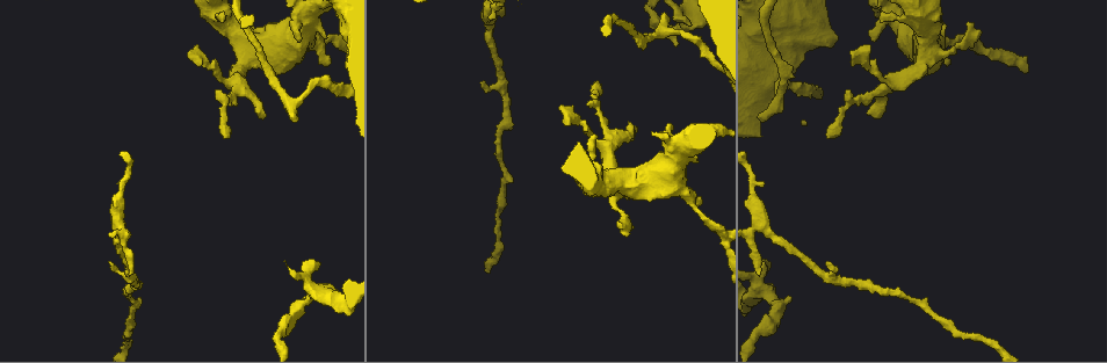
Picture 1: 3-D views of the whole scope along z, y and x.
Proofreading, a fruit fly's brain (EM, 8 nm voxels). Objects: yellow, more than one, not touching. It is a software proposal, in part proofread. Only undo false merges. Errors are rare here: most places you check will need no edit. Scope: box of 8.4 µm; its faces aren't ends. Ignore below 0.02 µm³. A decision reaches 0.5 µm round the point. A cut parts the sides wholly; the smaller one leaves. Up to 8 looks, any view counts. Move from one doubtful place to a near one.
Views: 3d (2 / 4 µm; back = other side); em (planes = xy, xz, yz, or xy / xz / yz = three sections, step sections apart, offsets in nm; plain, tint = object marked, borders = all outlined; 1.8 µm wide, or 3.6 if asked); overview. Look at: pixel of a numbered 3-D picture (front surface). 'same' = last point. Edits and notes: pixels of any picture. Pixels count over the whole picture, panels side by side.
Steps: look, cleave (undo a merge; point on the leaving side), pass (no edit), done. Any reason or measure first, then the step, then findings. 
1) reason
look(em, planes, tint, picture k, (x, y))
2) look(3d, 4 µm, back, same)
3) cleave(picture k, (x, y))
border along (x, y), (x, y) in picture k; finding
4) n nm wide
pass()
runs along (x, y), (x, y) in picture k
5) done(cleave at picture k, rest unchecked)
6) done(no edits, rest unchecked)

a fork
look(em, xz, step 16, tint, picture 1, (761, 293))

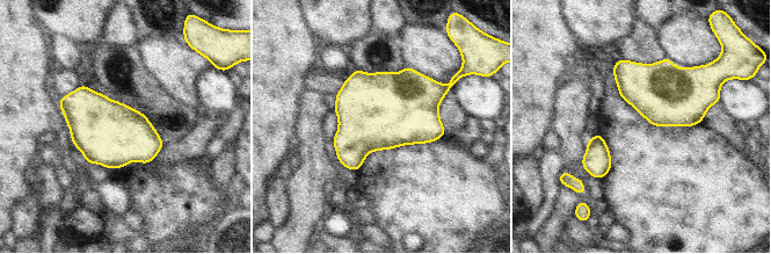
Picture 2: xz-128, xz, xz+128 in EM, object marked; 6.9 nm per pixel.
cut it another way
look(em, planes, tint, same)

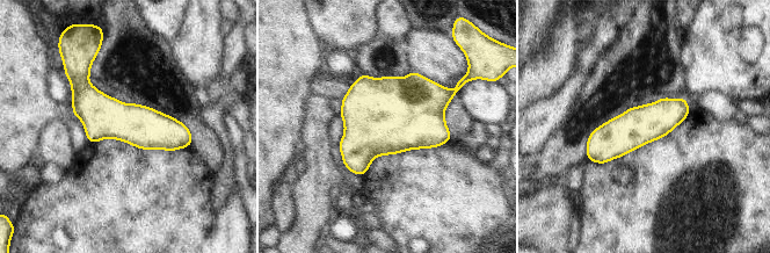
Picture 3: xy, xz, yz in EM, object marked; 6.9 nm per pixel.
pass()
runs along (84, 76), (116, 120), (187, 143) in picture 3; one neuron here

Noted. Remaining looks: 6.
look(em, yz, step 4, tint, picture 1, (486, 15))

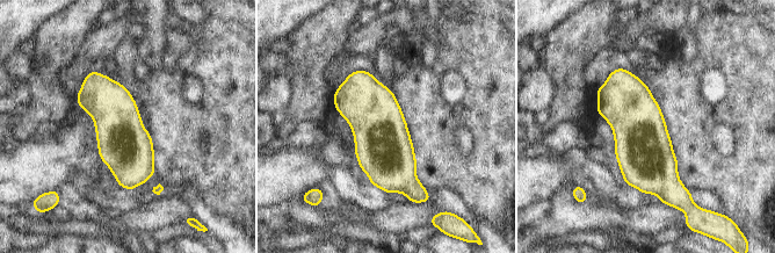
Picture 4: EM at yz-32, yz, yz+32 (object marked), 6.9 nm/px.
look(em, xz, step 4, tint, same)

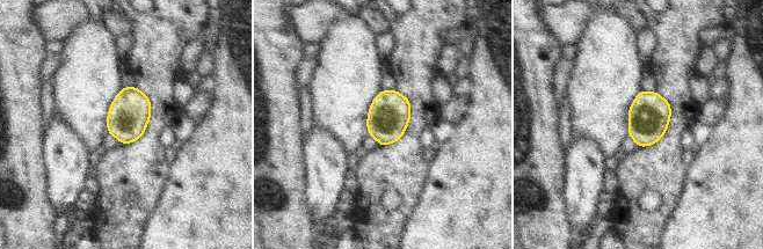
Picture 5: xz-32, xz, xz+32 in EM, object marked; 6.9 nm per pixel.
pass()
all the same neuron

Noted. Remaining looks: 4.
look(em, 3.6 µm, planes, tint, picture 1, (924, 59))

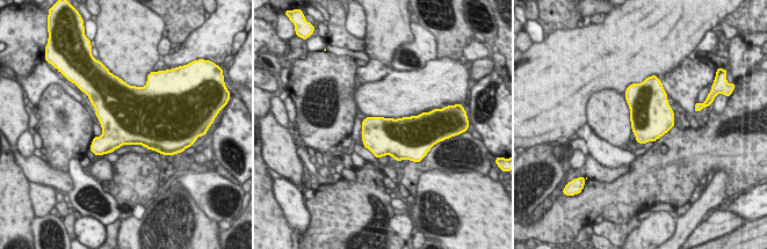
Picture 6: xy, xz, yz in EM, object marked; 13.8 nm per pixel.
pass()
continuous, no second neuron

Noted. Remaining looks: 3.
done(no edits, rest unchecked)

